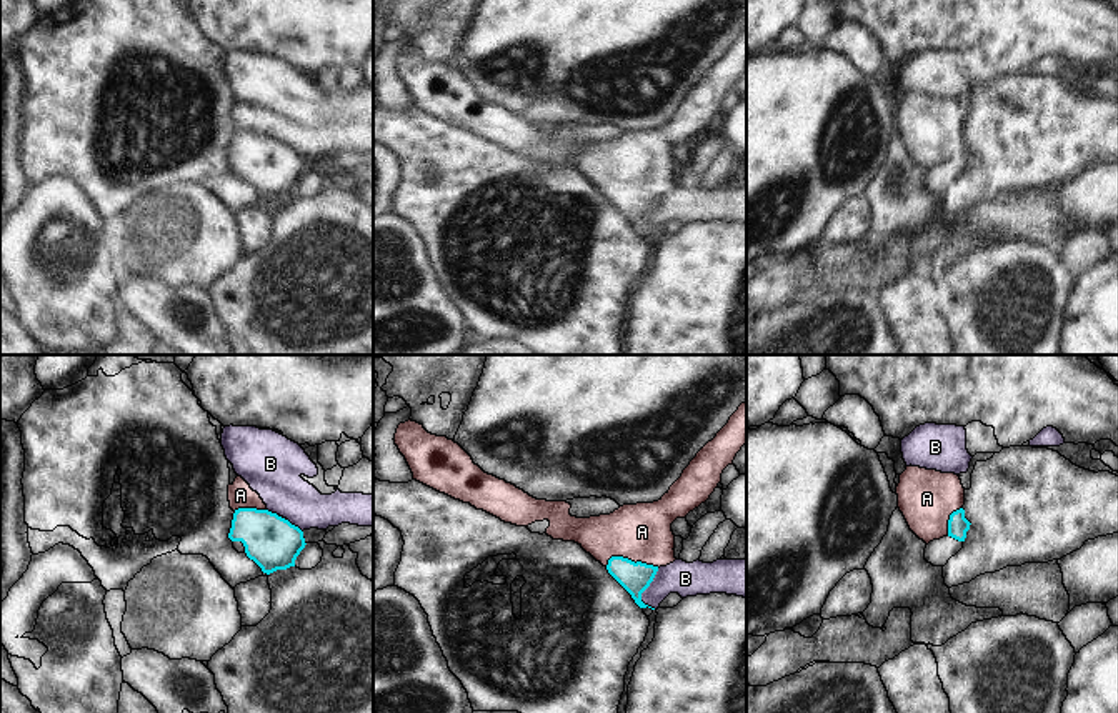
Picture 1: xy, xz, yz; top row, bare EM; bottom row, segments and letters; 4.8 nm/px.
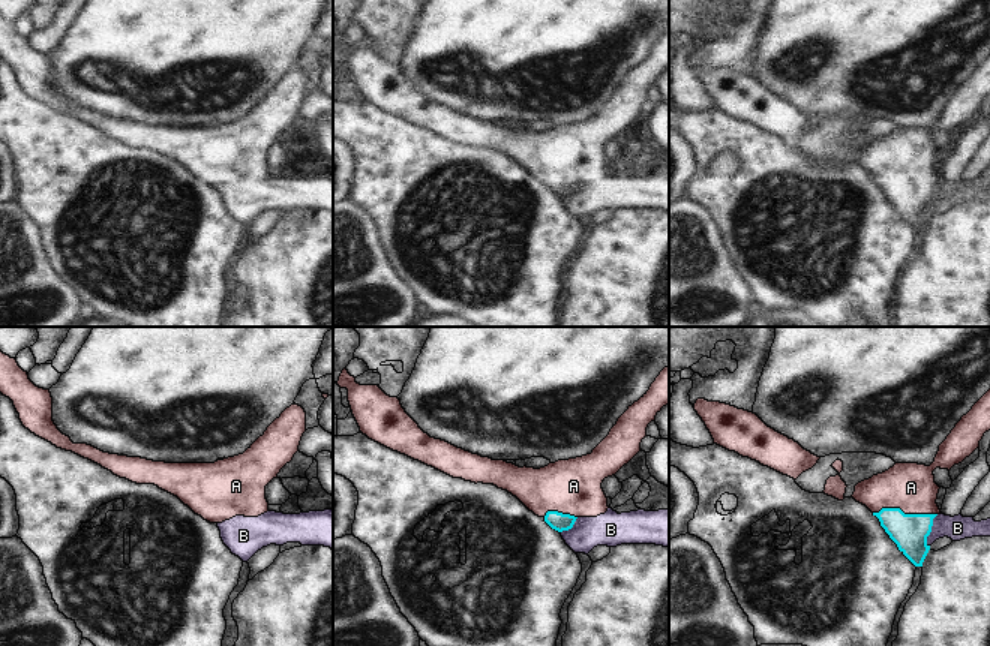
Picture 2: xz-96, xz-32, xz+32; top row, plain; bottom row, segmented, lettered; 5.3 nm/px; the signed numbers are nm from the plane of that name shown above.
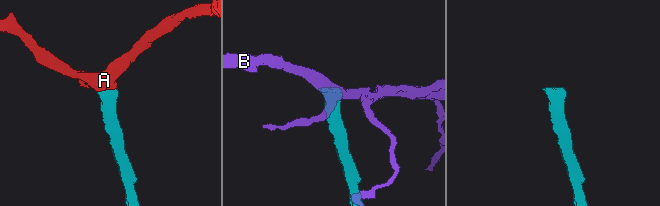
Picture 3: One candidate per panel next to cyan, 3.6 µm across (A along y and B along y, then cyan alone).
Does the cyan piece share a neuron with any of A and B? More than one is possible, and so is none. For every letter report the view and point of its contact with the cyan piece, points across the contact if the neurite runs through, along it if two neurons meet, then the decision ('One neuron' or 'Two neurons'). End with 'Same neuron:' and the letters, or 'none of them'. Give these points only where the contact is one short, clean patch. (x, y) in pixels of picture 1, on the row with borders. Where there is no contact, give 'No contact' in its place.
A: Touches cyan at xz (630, 560). Path across: xz (635, 578), (635, 568), (630, 560), (632, 543), (642, 532). One neuron
B: Touches cyan at xz (645, 588). Boundary: xz (658, 568), (642, 593), (642, 600), (652, 608). Two neurons
Same neuron: A.

